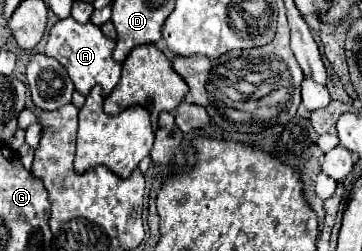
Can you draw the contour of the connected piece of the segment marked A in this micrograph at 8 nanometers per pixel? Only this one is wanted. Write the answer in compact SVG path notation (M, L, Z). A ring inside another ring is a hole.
M66 18L66 20L58 20L54 24L54 28L50 30L50 36L48 36L48 44L46 44L46 56L58 60L68 76L72 78L74 82L74 88L82 94L82 96L88 96L92 86L100 84L102 86L102 96L108 98L112 88L120 82L120 64L112 60L112 52L114 52L114 46L116 42L112 38L106 38L98 26L94 24L78 24L74 22L72 18Z

